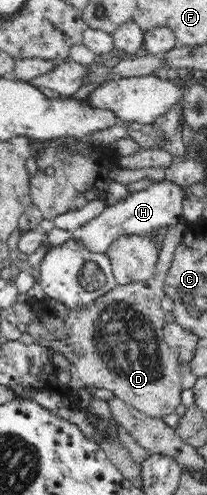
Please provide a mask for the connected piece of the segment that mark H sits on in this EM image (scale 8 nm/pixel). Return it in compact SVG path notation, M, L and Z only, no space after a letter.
M169 181L154 182L147 189L129 193L128 196L115 205L108 205L101 215L87 221L85 225L74 229L71 237L83 244L83 248L93 253L105 254L111 242L121 235L155 234L163 225L175 225L182 222L183 200L187 197L187 189L182 185Z

